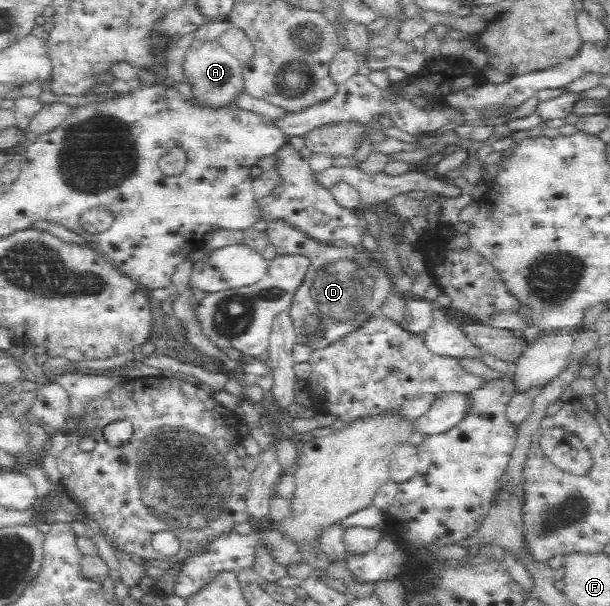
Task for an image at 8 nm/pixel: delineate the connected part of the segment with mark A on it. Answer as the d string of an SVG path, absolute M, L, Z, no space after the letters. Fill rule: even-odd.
M194 40L186 50L183 62L183 78L193 92L193 98L187 101L189 106L197 106L201 110L219 110L235 106L246 92L242 72L243 63L223 49L218 40L215 42Z

